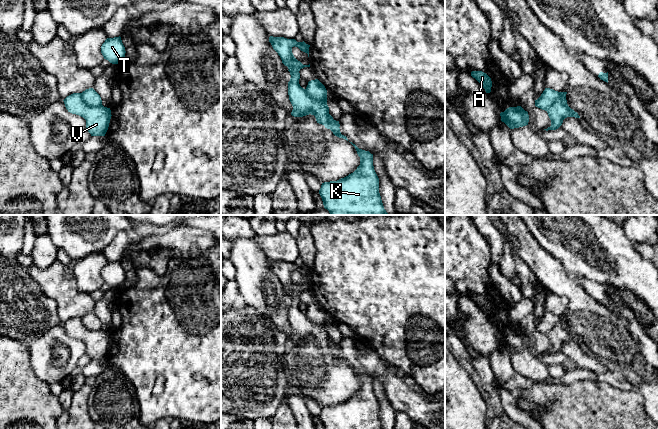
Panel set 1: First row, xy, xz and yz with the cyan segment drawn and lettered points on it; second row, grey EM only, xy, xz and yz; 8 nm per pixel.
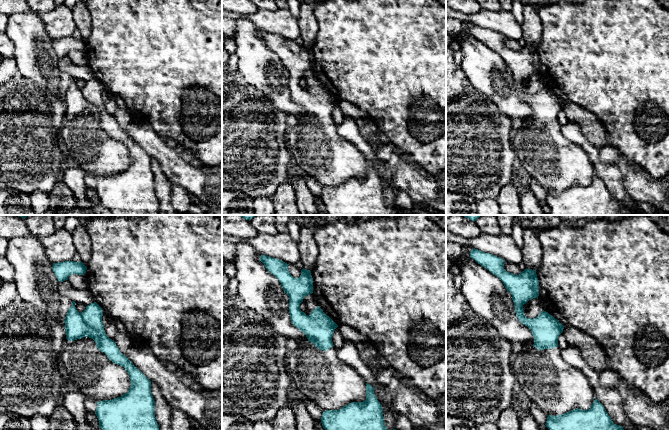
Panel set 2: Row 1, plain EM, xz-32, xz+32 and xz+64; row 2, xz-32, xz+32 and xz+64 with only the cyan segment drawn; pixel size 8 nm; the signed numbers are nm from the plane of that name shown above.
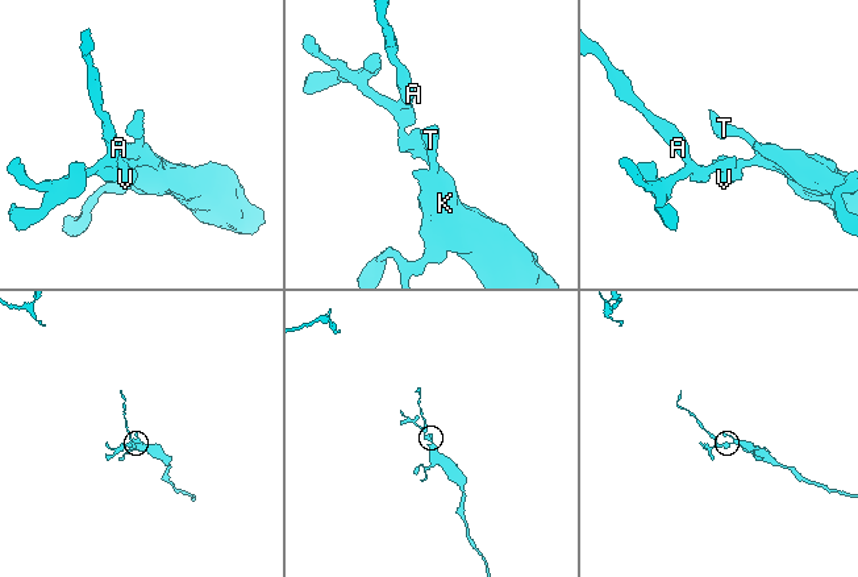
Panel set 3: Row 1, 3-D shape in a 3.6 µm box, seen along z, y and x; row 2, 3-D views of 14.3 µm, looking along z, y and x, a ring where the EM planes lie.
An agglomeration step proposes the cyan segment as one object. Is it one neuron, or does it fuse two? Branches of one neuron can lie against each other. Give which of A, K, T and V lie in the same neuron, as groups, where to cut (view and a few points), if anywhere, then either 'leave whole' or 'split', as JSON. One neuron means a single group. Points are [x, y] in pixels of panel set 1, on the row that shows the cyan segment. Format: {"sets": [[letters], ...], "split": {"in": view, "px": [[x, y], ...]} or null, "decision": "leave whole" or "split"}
{"sets": [["A", "V"], ["K", "T"]], "split": {"in": "xy", "px": [[80, 93], [85, 103], [92, 106], [101, 105]]}, "decision": "split"}

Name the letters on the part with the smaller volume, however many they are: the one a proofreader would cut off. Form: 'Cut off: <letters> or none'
Cut off: A, V

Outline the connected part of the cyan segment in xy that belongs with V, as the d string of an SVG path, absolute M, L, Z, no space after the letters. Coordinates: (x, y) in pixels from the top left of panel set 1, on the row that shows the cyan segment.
M73 93L63 101L68 112L86 120L86 130L91 136L105 136L112 116L110 108L103 105L92 107L85 104L81 93Z

